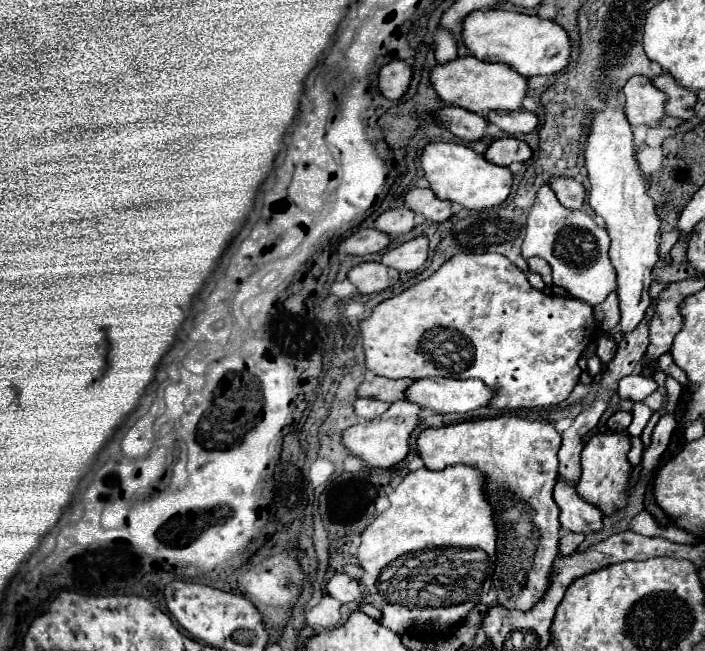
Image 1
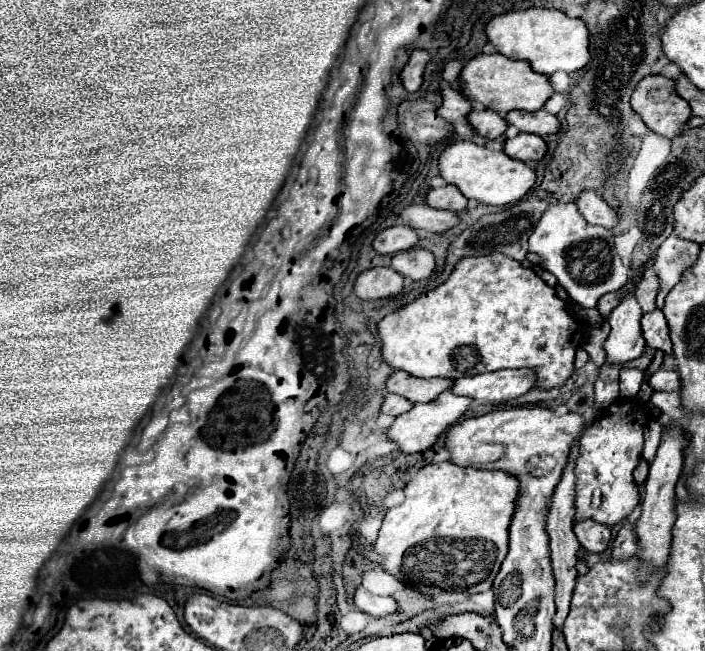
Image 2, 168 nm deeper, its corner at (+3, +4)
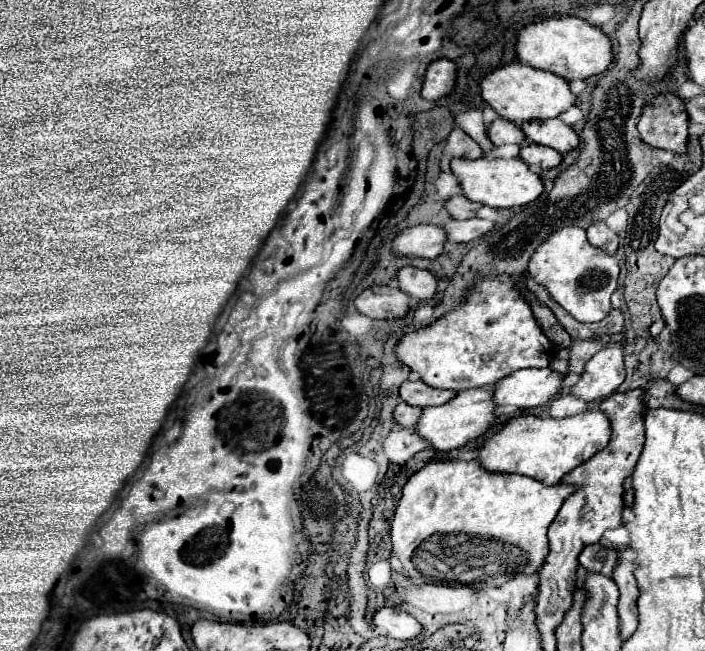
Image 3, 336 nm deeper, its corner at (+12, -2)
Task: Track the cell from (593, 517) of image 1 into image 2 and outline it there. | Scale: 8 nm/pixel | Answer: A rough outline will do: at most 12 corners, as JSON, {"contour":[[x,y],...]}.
{"contour":[[579,521],[573,533],[581,547],[605,551],[611,529],[597,521]]}

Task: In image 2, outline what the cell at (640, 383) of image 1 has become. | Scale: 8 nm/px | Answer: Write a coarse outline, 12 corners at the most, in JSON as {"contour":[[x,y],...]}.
{"contour":[[659,369],[649,375],[653,391],[679,391],[679,373]]}

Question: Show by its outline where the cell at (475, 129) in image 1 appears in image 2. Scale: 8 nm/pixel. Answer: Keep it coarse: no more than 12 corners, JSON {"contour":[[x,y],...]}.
{"contour":[[473,109],[467,123],[485,139],[505,131],[505,119],[489,109]]}

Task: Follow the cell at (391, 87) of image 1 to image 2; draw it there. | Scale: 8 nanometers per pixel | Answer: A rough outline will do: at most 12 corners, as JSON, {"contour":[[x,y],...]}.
{"contour":[[415,49],[399,79],[405,91],[417,91],[431,55]]}

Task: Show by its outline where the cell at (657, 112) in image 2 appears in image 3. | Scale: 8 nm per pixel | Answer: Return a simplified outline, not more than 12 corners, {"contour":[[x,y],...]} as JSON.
{"contour":[[672,93],[644,107],[638,131],[656,149],[686,153],[688,113]]}

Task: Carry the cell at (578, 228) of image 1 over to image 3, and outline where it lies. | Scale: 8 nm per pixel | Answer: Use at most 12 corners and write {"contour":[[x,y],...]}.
{"contour":[[580,227],[554,231],[530,277],[580,323],[602,321],[618,261]]}

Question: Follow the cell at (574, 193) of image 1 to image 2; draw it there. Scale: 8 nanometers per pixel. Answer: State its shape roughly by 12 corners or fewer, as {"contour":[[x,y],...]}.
{"contour":[[585,189],[573,201],[591,223],[611,229],[617,213],[595,191]]}

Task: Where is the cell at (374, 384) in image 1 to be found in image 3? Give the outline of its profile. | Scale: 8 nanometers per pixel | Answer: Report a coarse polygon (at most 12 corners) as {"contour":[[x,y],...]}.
{"contour":[[406,381],[400,397],[408,405],[444,405],[456,391],[432,389],[422,381]]}

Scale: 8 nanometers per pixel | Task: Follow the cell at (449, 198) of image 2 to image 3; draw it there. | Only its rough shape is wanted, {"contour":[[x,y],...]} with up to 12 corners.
{"contour":[[464,195],[452,197],[446,209],[454,219],[476,217],[480,203]]}

